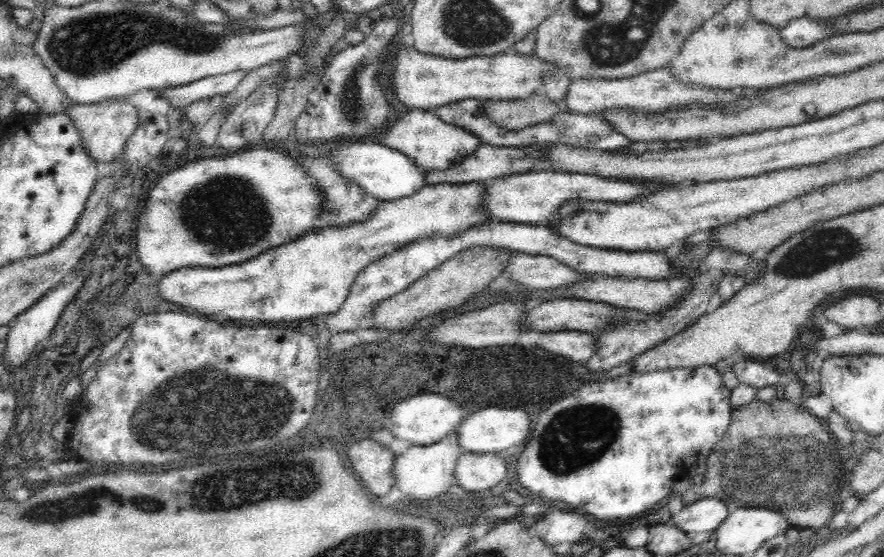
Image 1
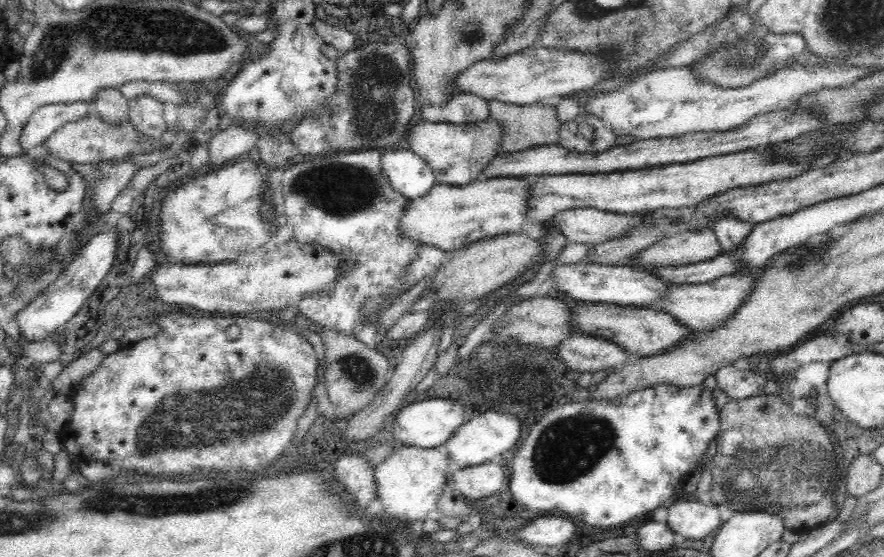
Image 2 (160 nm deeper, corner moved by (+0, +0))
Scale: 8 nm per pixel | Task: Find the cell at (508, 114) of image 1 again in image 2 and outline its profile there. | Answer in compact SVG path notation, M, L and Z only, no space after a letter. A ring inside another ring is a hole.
M486 100L486 102L488 103L489 116L503 126L503 141L500 146L502 155L519 153L544 145L561 145L559 144L561 139L559 130L562 124L557 119L557 110L554 107L548 107L543 102L524 106L504 103L499 100Z

